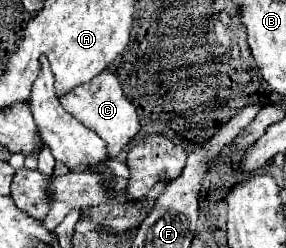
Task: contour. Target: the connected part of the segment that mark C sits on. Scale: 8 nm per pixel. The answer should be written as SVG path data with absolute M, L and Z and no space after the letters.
M109 70L97 74L91 82L79 84L79 88L73 88L73 92L59 96L59 102L63 104L63 108L67 112L71 112L83 124L89 124L89 128L97 130L97 134L107 142L109 158L115 158L141 128L135 106L123 96L123 90L121 90L117 76L111 74Z

